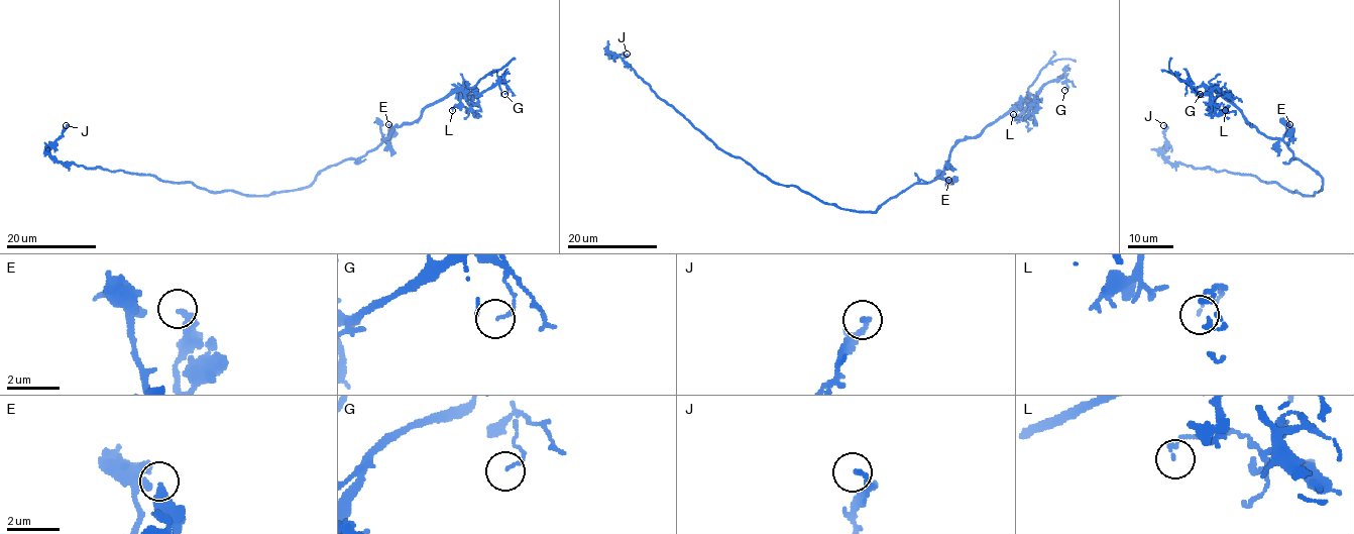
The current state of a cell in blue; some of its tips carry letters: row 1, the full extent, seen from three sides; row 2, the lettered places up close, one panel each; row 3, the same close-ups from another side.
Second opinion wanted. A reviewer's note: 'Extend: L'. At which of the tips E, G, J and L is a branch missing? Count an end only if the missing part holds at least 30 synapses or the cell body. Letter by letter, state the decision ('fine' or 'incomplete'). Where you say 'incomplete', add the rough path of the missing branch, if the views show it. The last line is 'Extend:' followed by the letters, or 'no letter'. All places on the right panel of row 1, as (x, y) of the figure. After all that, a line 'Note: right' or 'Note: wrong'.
E: fine
G: fine
J: fine
L: fine
Extend: no letter
Note: wrong

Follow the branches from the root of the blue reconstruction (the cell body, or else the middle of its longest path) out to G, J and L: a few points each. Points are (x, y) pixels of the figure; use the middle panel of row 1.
G: (849, 209), (873, 212), (911, 186), (936, 180), (958, 141), (1033, 101), (1049, 82), (1063, 76), (1064, 90)
J: (849, 209), (823, 203), (793, 186), (774, 183), (740, 157), (719, 149), (619, 57), (609, 55), (627, 54)
L: (849, 209), (873, 212), (936, 180), (958, 141), (1030, 104), (1021, 119), (1013, 114)

